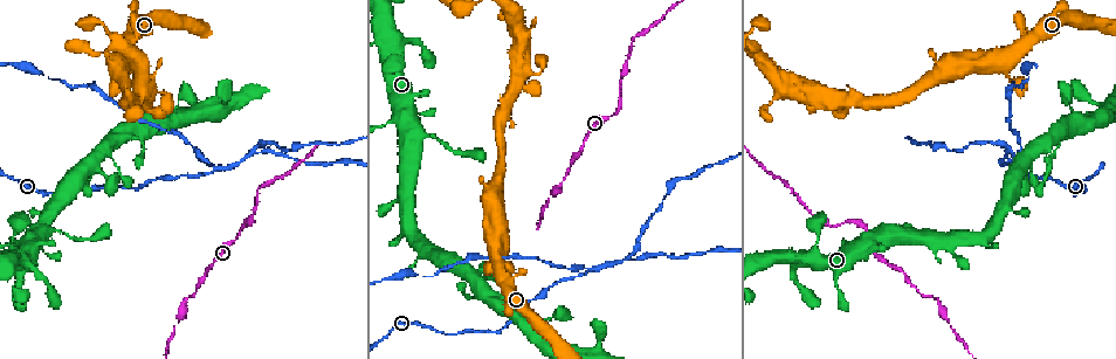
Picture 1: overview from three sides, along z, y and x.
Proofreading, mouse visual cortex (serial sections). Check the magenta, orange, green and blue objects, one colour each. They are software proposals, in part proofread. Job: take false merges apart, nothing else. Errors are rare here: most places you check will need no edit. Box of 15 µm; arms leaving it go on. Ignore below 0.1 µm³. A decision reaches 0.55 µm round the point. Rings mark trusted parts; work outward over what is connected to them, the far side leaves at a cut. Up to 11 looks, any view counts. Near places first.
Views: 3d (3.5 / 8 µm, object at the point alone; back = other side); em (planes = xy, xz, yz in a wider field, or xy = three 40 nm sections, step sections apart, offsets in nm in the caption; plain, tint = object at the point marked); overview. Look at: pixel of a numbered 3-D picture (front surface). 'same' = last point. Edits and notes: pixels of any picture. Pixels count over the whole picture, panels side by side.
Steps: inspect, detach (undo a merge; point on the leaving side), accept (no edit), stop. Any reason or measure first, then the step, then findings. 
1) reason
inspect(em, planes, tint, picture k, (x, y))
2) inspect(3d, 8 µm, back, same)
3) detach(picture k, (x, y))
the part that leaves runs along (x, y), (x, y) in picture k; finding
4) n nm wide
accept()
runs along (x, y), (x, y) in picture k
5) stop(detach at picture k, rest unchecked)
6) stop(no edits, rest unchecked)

thin neck
inspect(3d, 3.5 µm, picture 1, (874, 242))

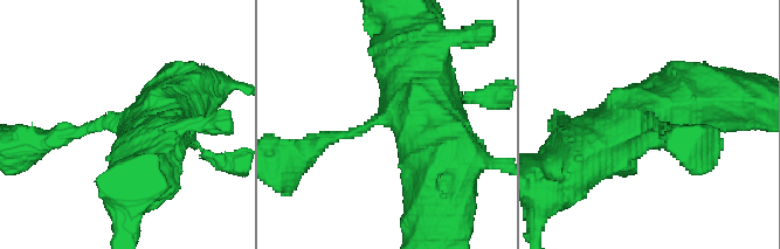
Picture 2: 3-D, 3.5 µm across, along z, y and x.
inspect(em, xy, step 2, tint, picture 2, (128, 123))

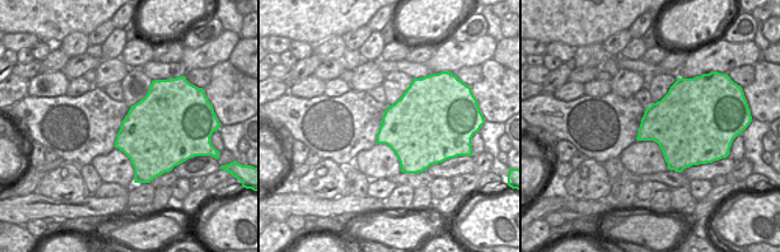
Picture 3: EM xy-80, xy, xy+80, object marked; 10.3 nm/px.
650 nm wide
accept()
runs along (570, 172), (629, 122), (692, 99) in picture 2; continuous, no second cell

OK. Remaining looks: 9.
a narrow waist
inspect(3d, 8 µm, picture 1, (842, 223))

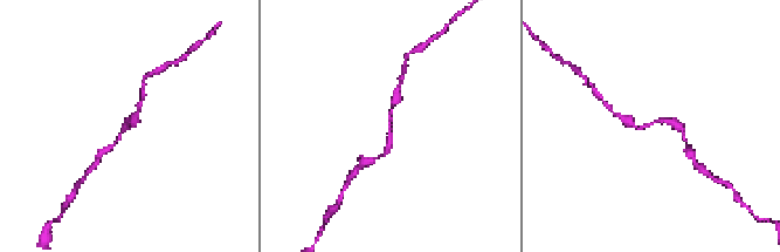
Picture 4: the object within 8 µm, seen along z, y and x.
closer look
inspect(3d, 3.5 µm, picture 4, (391, 123))

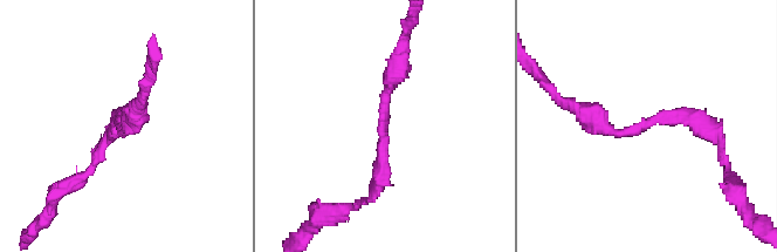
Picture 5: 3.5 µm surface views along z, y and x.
arms of 200, 200 nm; now the EM
inspect(em, planes, tint, picture 5, (652, 118))

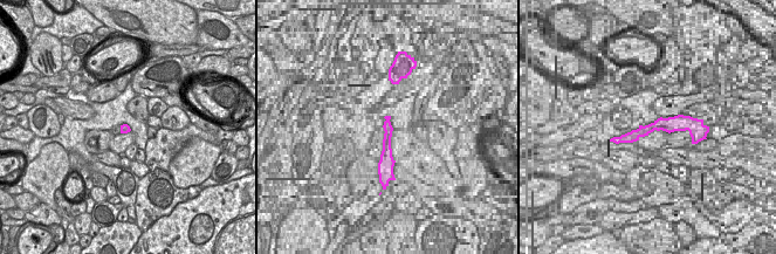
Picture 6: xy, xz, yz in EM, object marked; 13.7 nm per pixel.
130 nm wide
accept()
runs along (369, 197), (398, 68) in picture 5; one cell here

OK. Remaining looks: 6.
three arms meet
inspect(3d, 3.5 µm, picture 1, (1011, 153))

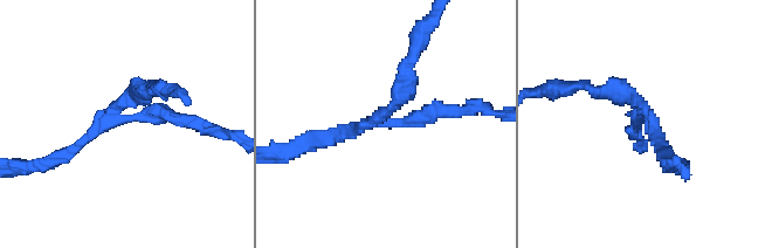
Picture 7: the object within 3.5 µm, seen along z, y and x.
3 arms; arms of 200, 200, 200 nm; shape alone is not enough
inspect(em, planes, tint, picture 7, (104, 120))

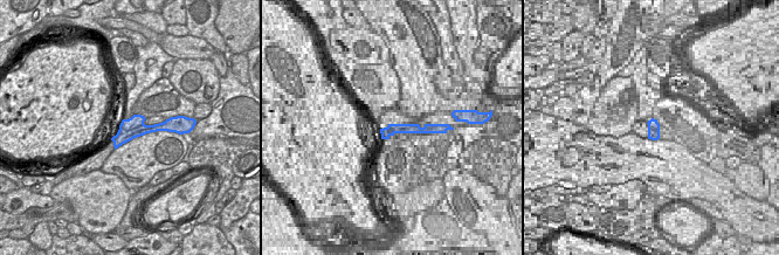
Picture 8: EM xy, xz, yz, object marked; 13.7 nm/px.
detach(picture 7, (614, 91))
border along (144, 124), (129, 130), (118, 130) in picture 8; two cells meet here

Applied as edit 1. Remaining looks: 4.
sharp bend
inspect(3d, 3.5 µm, picture 1, (501, 277))

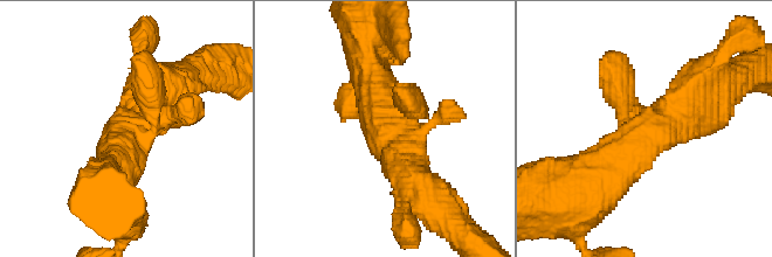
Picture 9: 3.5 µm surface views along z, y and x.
now the EM
inspect(em, xy, step 3, tint, picture 9, (128, 127))

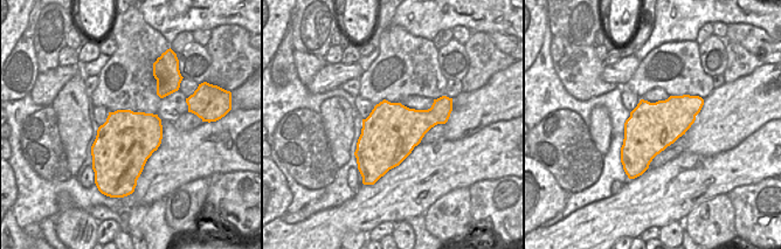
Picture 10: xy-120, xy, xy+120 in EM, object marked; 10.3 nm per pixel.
accept()
runs along (705, 94), (642, 133), (594, 187) in picture 9; continuous, no second cell

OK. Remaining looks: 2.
stop(detach at picture 7, rest unchecked)

